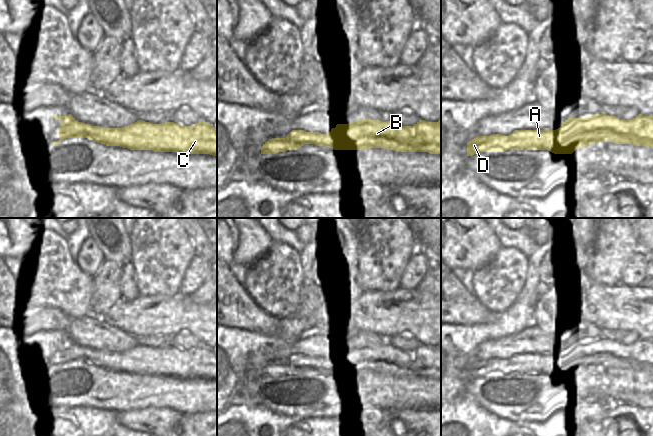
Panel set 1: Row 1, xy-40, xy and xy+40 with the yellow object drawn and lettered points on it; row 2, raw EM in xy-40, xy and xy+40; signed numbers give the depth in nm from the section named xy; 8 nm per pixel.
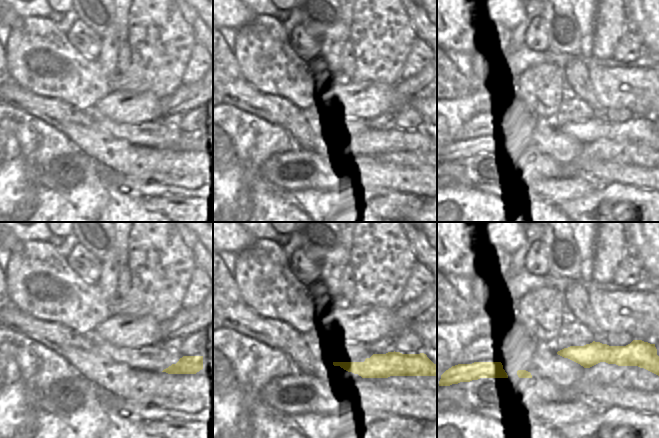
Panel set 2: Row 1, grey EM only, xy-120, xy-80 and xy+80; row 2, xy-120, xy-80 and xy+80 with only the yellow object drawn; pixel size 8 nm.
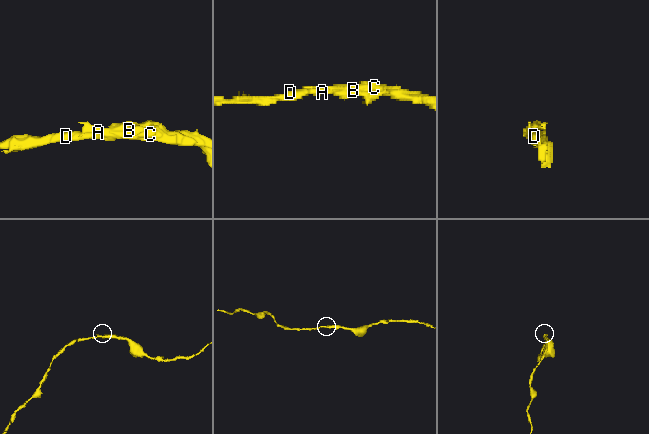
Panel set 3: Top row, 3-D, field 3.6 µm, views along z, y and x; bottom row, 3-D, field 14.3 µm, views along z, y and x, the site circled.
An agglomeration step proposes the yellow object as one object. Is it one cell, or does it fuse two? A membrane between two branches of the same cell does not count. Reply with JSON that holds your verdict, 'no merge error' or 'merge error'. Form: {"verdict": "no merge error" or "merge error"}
{"verdict": "no merge error"}

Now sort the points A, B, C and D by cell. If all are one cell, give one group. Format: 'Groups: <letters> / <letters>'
Groups: A B C D.

